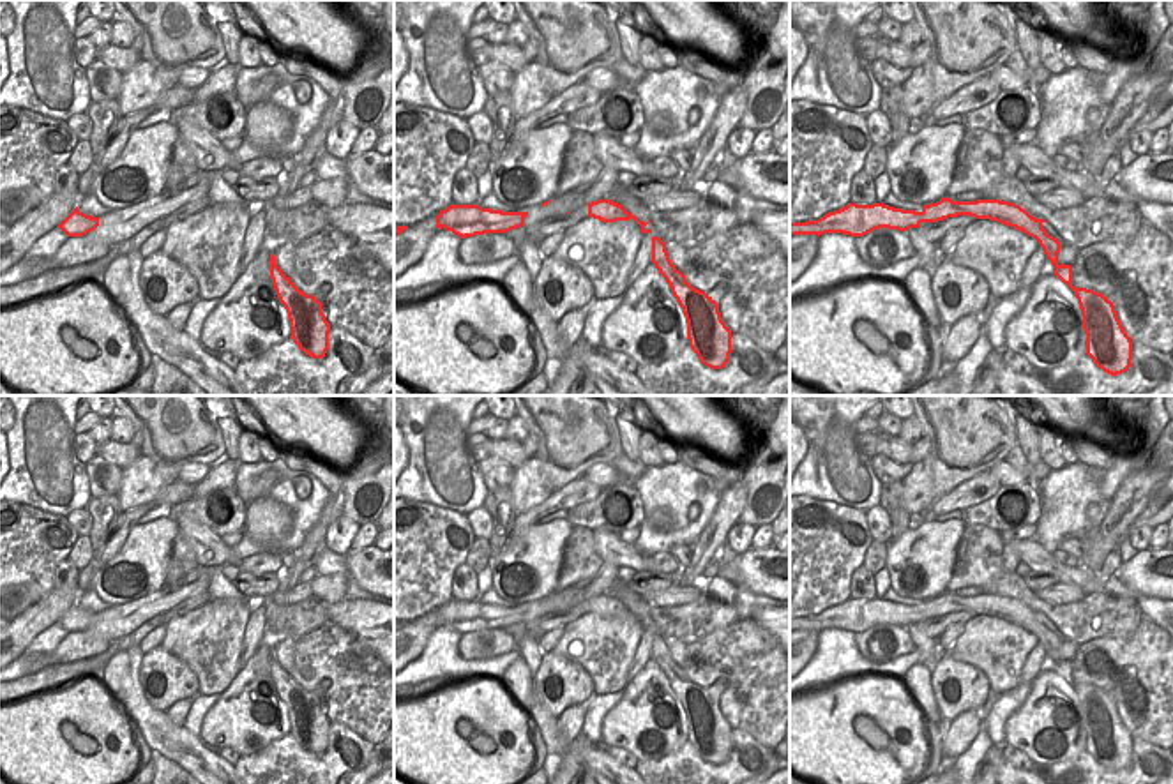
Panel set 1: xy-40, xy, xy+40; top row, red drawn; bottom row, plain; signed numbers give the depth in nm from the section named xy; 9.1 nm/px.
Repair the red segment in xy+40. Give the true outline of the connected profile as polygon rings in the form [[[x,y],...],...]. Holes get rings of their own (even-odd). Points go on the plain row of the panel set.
[[[942,593],[936,599],[924,600],[920,607],[894,604],[883,599],[848,599],[816,616],[790,618],[790,630],[820,632],[825,629],[843,629],[864,632],[880,623],[906,627],[919,623],[922,618],[931,620],[957,611],[996,616],[1035,634],[1051,657],[1053,669],[1067,680],[1078,694],[1083,726],[1086,729],[1086,750],[1099,765],[1111,772],[1129,766],[1132,736],[1124,726],[1113,697],[1094,685],[1072,682],[1072,662],[1058,659],[1062,639],[1046,629],[1042,623],[1044,614],[1032,613],[1016,599],[1000,595],[952,597],[950,593]]]

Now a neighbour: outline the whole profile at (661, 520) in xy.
[[[668,507],[652,509],[647,516],[652,530],[666,533],[675,528],[673,514]]]

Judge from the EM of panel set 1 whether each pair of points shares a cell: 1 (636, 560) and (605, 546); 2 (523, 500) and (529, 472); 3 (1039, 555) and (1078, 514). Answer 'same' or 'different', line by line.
1: same
2: same
3: different

